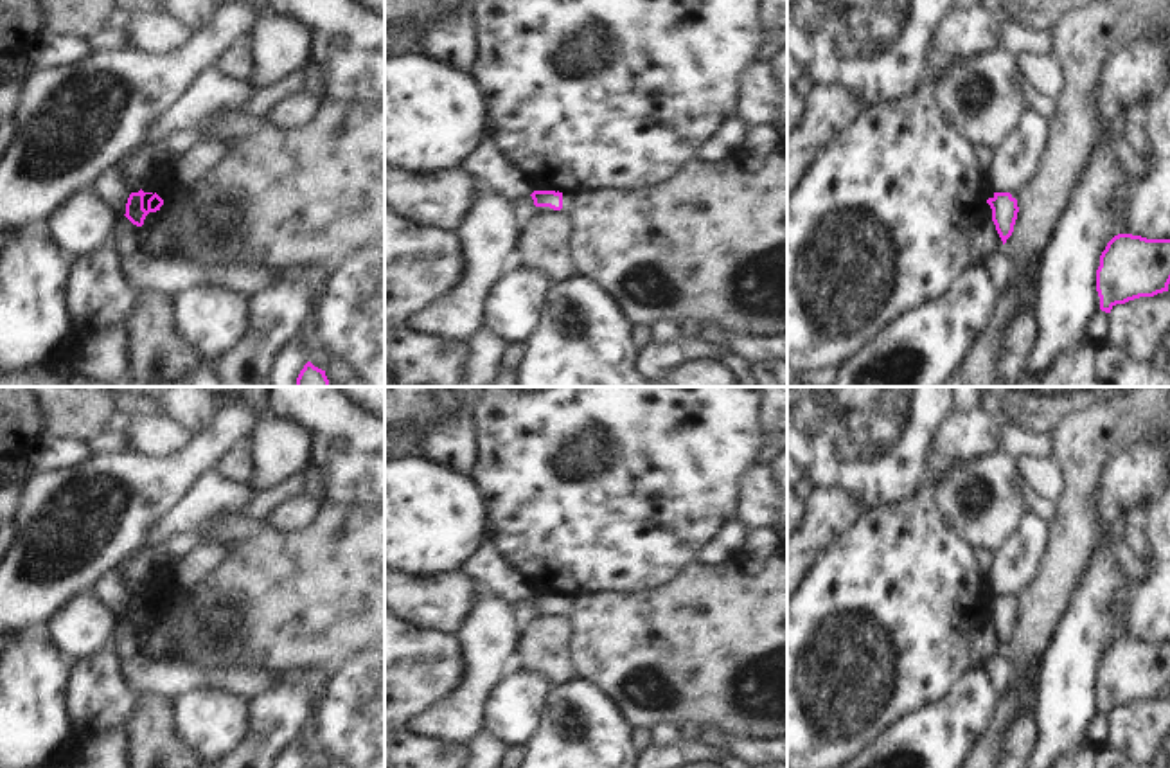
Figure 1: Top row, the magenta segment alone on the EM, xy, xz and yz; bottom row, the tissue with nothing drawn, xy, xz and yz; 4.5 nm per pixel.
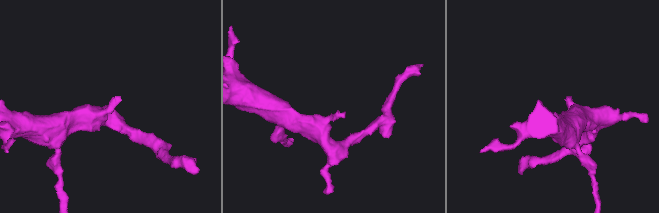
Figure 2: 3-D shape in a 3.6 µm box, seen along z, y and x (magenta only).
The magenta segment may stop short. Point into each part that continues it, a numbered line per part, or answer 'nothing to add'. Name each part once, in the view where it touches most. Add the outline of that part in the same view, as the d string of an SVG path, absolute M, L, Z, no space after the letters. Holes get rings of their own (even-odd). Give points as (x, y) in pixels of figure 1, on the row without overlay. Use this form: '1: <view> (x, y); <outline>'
1: xz (567, 599); M563 595L563 612L561 613L554 613L550 610L536 610L536 615L537 617L568 617L572 604L573 604L573 595Z

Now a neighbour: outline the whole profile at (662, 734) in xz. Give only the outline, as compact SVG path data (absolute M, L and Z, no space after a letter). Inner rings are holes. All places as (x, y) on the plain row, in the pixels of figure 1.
M669 721L654 725L652 728L649 728L649 734L651 734L651 745L654 746L667 746L681 737L678 725Z

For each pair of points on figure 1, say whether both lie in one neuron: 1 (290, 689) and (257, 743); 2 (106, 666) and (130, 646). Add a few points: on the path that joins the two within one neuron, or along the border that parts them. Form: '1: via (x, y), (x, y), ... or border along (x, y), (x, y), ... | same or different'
1: via (290, 702), (275, 716), (270, 731) | same
2: border along (108, 646), (119, 660) | different

